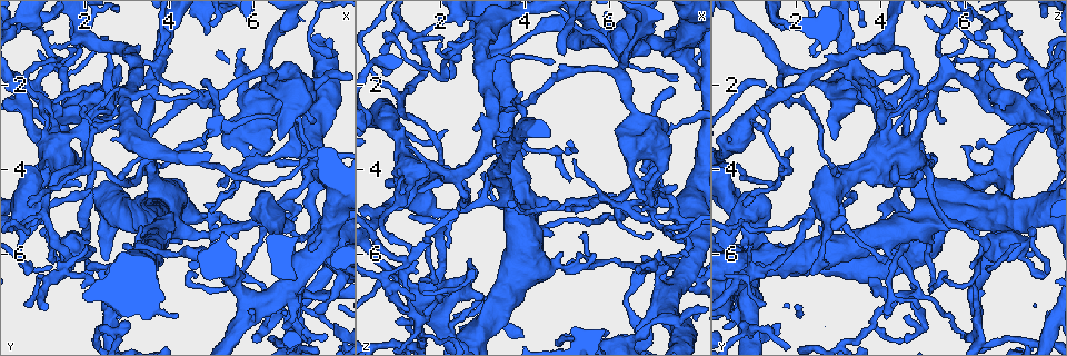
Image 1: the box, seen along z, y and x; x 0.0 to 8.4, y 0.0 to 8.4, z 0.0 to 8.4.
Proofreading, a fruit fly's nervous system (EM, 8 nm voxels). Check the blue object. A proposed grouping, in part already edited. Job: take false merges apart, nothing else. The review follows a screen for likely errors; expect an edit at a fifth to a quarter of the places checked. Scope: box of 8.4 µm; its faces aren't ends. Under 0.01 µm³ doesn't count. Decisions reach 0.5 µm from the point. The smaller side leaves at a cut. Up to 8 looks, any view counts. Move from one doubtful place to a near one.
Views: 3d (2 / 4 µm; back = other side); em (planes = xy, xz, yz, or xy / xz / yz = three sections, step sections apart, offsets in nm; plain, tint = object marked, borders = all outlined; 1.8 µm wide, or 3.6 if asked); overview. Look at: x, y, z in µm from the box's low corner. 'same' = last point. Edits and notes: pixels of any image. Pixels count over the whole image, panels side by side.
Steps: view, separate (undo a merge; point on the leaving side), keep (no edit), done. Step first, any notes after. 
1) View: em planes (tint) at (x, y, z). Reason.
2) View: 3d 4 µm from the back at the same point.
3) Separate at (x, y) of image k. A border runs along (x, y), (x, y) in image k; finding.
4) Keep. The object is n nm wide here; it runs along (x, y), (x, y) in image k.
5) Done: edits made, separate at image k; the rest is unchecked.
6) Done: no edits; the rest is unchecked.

View: 3d 4 µm at (7.50, 5.90, 1.20). Four-way junction.

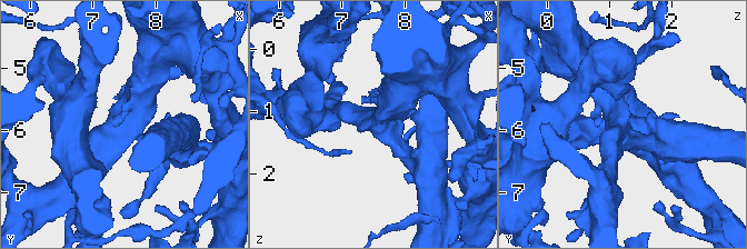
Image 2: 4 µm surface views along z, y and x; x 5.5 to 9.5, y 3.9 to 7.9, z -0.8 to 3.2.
View: em xz step 8 (tint) at (7.50, 5.95, 1.15). 4 arms meet here.

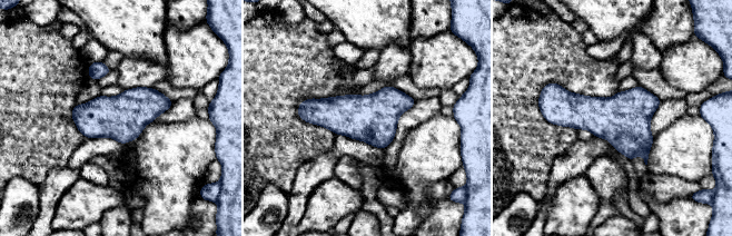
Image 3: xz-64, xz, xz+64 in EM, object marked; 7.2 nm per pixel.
View: em planes (tint) at the same point.

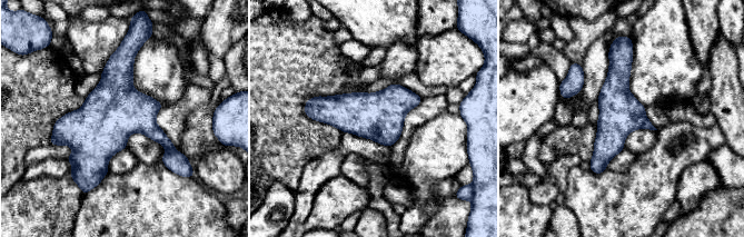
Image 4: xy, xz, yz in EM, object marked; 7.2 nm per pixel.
Keep. It runs along (617, 50), (616, 121), (596, 170) in image 4; one neuron here.

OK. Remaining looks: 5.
View: 3d 2 µm at (6.35, 7.80, 5.05). Sharp bend.

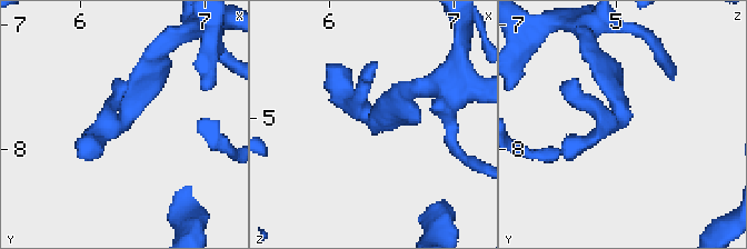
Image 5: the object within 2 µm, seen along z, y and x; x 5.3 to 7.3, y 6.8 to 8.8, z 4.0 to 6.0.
View: em planes (tint) at (6.38, 7.74, 5.00).

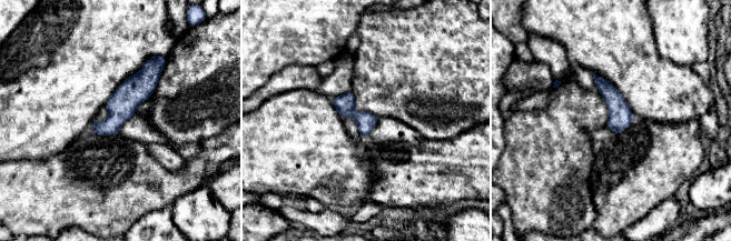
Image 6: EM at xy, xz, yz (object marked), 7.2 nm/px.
Keep. Continuous, no second neuron.

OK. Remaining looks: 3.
View: 3d 4 µm at (2.30, 4.00, 5.05). Sharp bend.

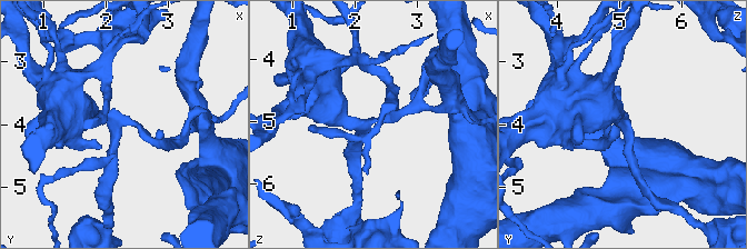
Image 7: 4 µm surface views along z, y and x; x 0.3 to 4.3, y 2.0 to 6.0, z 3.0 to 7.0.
View: em planes (tint) at (2.30, 4.00, 5.05). 3 arms meet here.

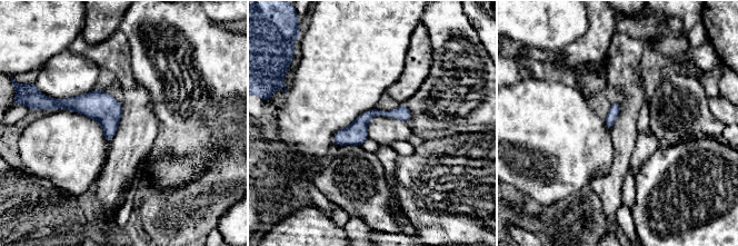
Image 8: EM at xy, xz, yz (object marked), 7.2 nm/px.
Keep. The object is 80 nm wide here; it runs along (408, 116), (372, 112), (336, 138) in image 8; continuous, no second neuron.

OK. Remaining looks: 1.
Done: no edits; the rest is unchecked.

